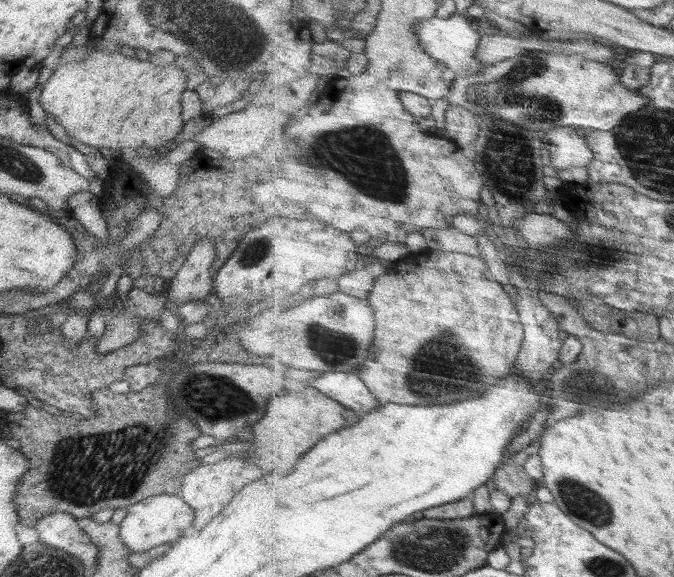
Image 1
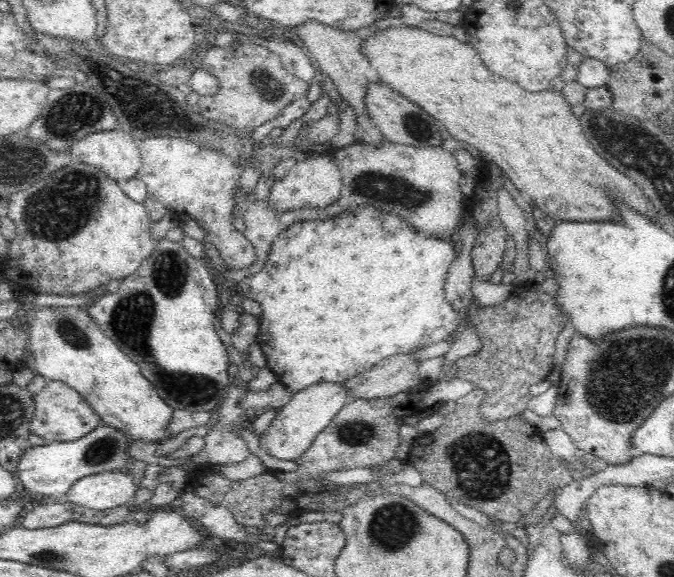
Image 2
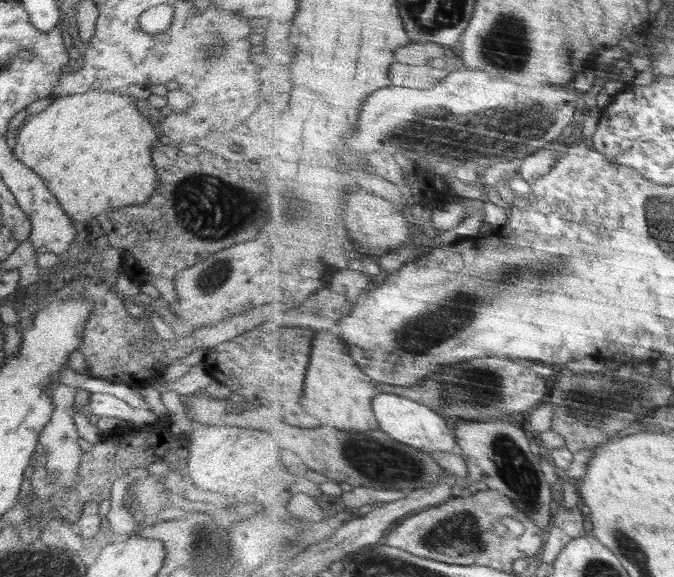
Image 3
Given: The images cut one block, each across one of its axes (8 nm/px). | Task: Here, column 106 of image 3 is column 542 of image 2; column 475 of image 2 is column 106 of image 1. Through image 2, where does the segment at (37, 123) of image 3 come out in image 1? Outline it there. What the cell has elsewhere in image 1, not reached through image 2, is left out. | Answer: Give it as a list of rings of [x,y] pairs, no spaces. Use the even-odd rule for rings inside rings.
[[[94,49],[82,61],[64,62],[64,65],[56,67],[43,86],[38,101],[46,113],[56,117],[68,136],[90,147],[108,147],[126,154],[138,153],[142,149],[159,150],[167,141],[179,140],[185,125],[180,103],[182,92],[186,90],[186,75],[187,72],[174,62],[162,65],[160,70],[160,66],[154,66],[152,62],[128,58],[121,51]]]

